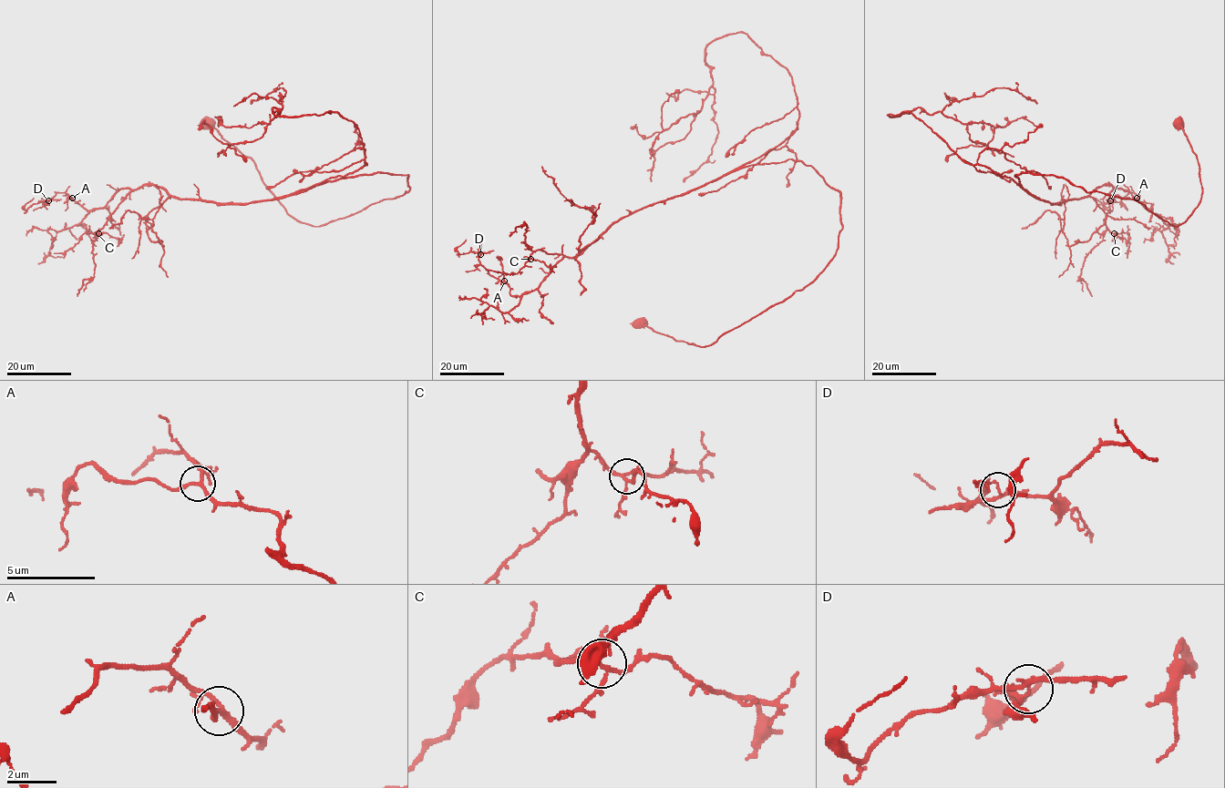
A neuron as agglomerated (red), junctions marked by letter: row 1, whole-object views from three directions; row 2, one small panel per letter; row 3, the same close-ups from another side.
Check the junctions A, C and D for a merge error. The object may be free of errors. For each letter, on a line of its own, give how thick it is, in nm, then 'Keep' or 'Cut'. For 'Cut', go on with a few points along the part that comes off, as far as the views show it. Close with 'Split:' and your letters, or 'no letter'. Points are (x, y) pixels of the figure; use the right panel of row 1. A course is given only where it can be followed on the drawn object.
A: Thickness 190 nm. Keep
C: Thickness 170 nm. Keep
D: Thickness 140 nm. Cut. Course of the part to remove: (1110, 200), (1108, 210), (1095, 198)
Split: D

